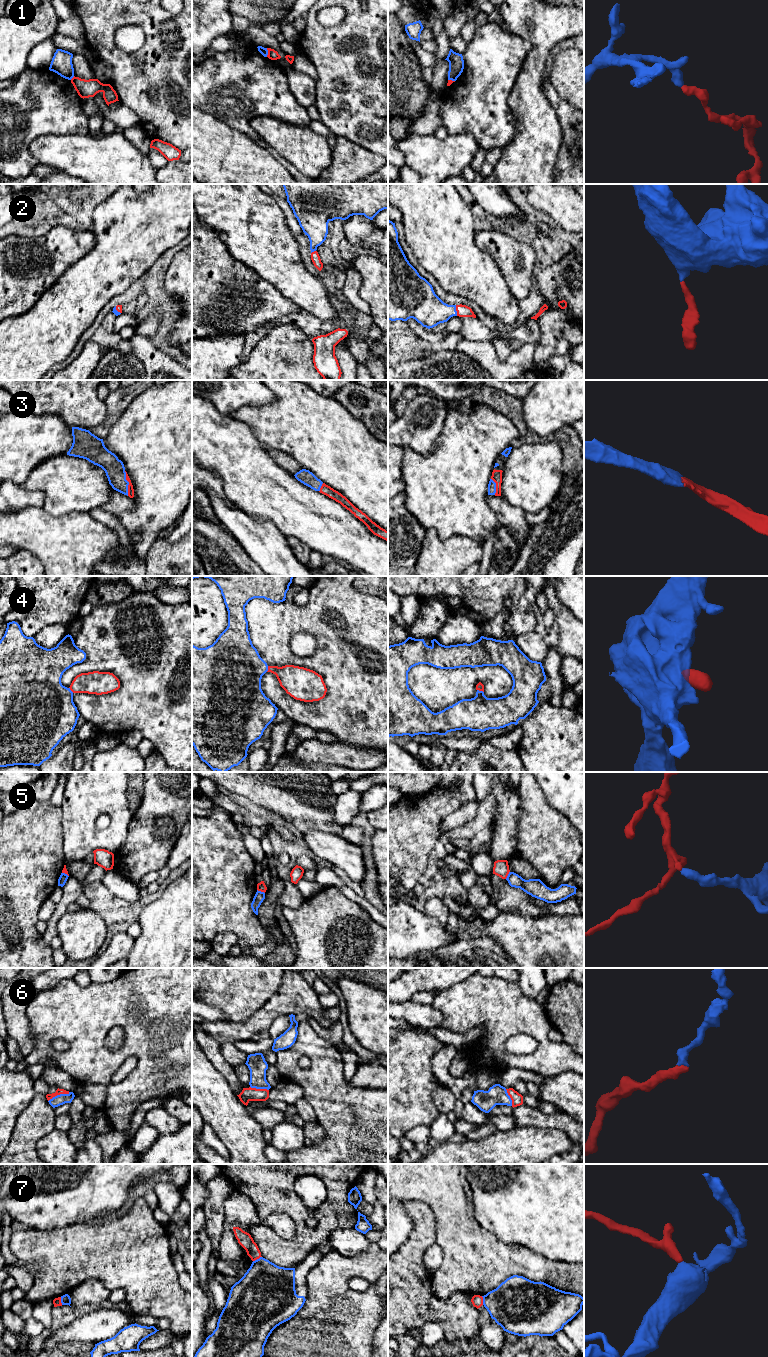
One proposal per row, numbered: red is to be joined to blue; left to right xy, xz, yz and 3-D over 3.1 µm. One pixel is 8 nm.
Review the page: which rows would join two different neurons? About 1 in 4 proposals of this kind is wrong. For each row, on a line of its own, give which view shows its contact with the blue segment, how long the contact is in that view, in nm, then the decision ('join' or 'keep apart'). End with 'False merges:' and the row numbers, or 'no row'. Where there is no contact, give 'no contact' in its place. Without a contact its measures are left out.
1: contact in xz; length 70 nm; keep apart
2: contact in yz; length 90 nm; join
3: contact in xy; length 200 nm; join
4: contact in xz; length 50 nm; join
5: contact in xz; length 70 nm; keep apart
6: contact in xy; length 190 nm; join
7: contact in xz; length 80 nm; keep apart
False merges: 1, 5, 7

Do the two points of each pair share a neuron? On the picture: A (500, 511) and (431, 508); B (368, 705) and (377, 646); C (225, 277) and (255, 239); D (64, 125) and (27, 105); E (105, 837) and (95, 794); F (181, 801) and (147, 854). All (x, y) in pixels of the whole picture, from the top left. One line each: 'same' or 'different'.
A: different
B: same
C: different
D: same
E: same
F: same

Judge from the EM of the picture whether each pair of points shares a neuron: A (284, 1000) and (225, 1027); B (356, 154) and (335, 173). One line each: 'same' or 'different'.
A: same
B: same

